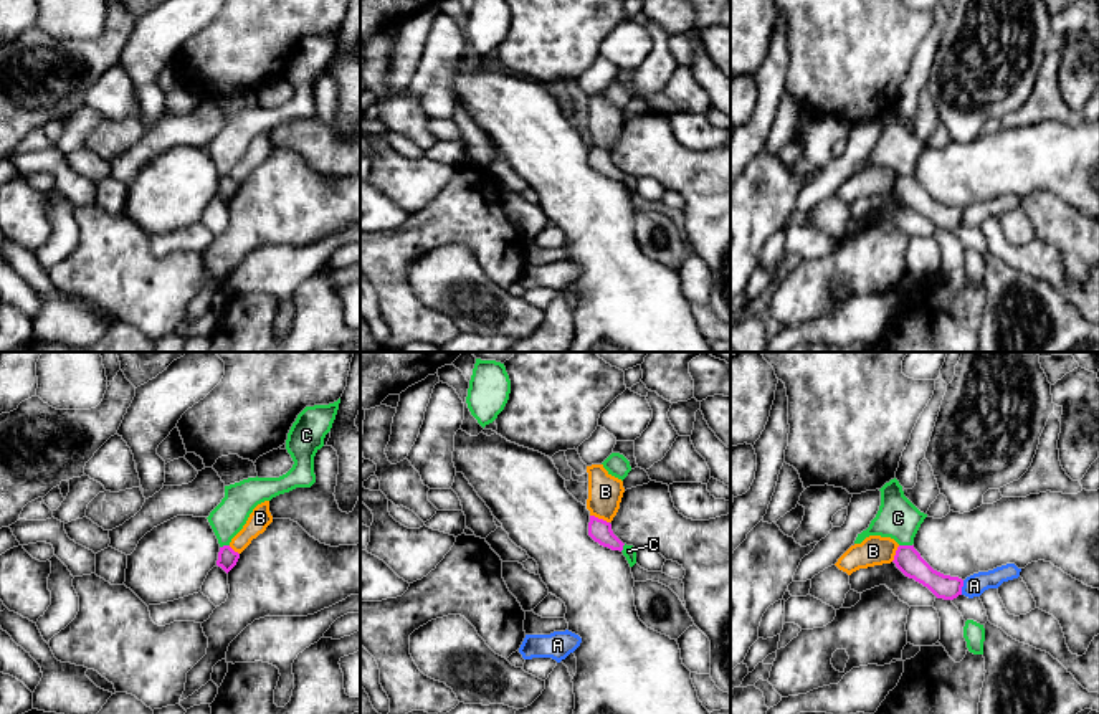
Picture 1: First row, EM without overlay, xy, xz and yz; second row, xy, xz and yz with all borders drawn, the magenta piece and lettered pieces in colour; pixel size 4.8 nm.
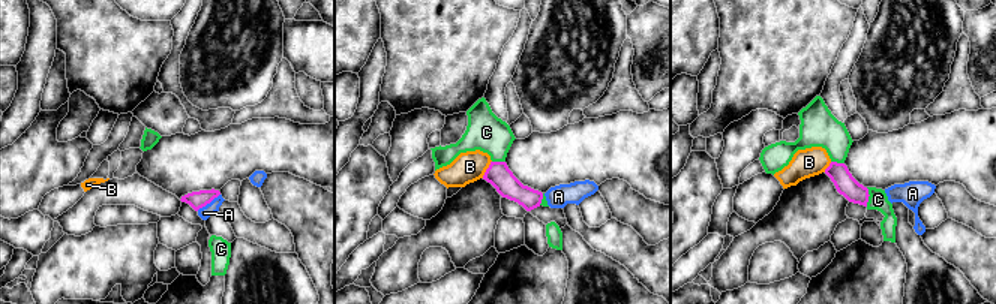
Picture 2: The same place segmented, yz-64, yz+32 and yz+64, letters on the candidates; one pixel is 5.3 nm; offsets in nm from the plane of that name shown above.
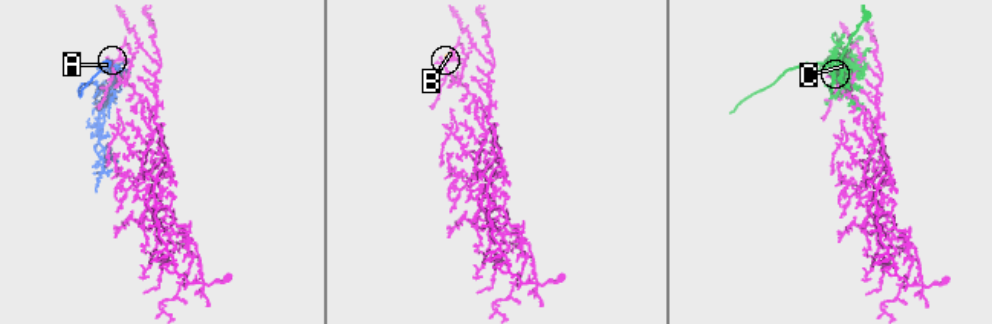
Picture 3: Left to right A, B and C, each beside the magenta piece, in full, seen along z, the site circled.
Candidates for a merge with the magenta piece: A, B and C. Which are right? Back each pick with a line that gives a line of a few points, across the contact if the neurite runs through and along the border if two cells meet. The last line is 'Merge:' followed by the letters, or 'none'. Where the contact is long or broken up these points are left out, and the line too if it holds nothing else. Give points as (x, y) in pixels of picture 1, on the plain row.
Merge: none

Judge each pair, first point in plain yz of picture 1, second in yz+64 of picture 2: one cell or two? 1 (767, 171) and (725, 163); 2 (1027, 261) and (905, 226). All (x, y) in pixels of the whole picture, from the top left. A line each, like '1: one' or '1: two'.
1: two
2: two

